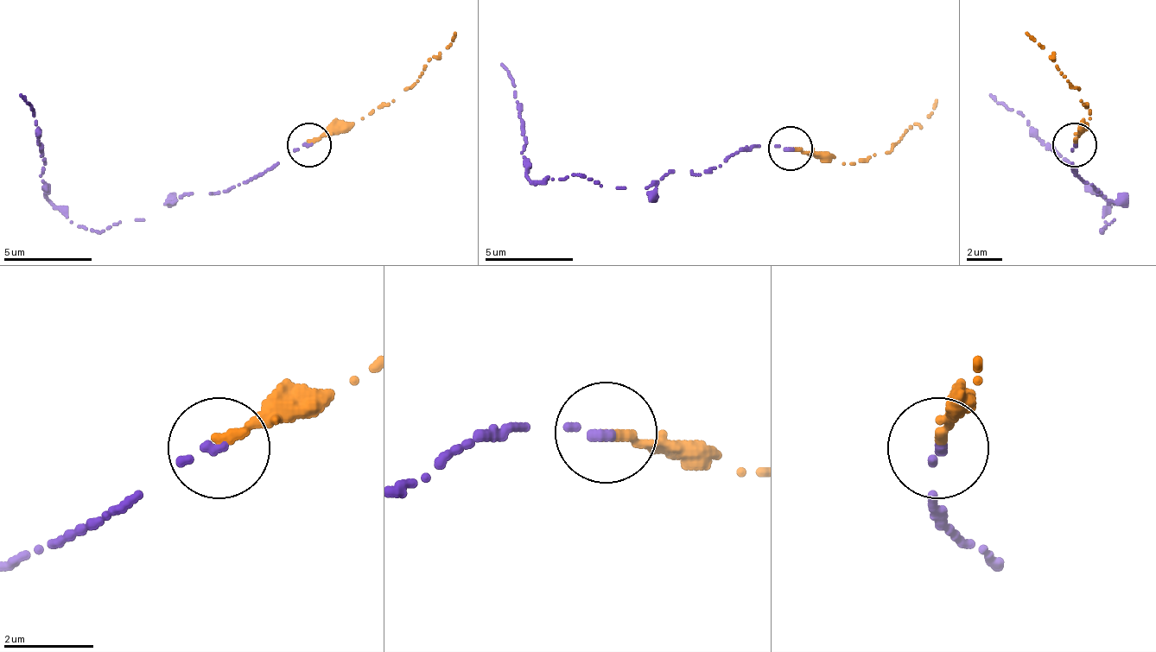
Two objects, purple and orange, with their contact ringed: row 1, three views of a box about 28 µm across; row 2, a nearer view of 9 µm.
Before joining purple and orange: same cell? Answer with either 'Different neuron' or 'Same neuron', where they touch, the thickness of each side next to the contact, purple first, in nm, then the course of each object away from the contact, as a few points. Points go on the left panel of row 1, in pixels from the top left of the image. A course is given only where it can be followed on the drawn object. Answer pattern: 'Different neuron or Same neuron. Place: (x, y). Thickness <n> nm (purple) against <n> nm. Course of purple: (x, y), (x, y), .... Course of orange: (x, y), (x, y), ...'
Same neuron. Place: (309, 145). Thickness 220 nm (purple) against 260 nm. Course of purple: (308, 146), (220, 194), (181, 194), (145, 221), (79, 225), (47, 199), (39, 177), (43, 146), (22, 93). Course of orange: (308, 142), (344, 133), (405, 88), (432, 58), (441, 53), (454, 31)

